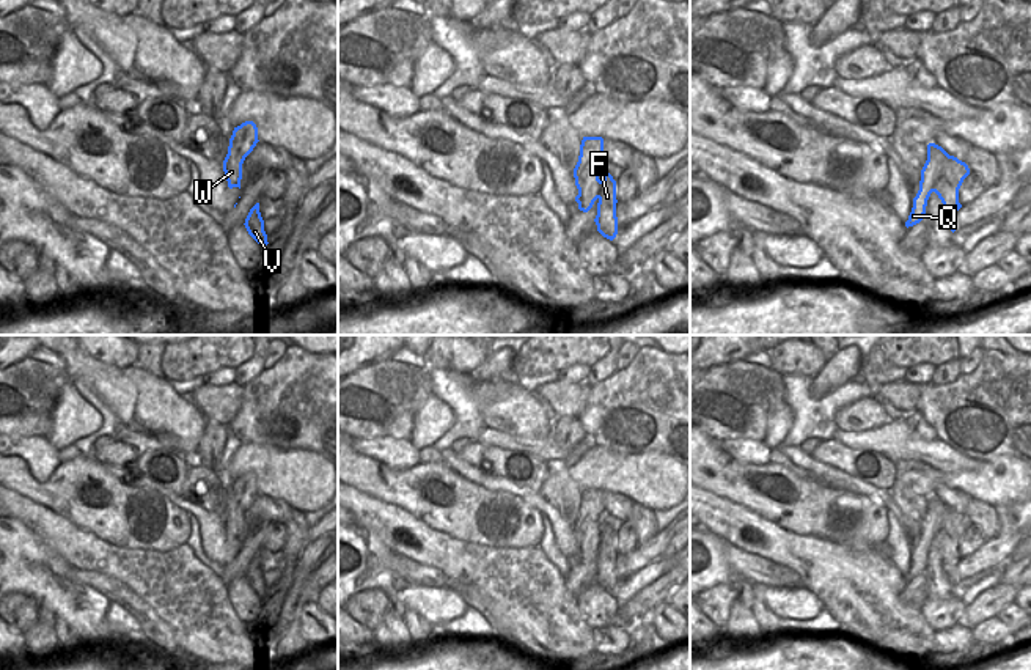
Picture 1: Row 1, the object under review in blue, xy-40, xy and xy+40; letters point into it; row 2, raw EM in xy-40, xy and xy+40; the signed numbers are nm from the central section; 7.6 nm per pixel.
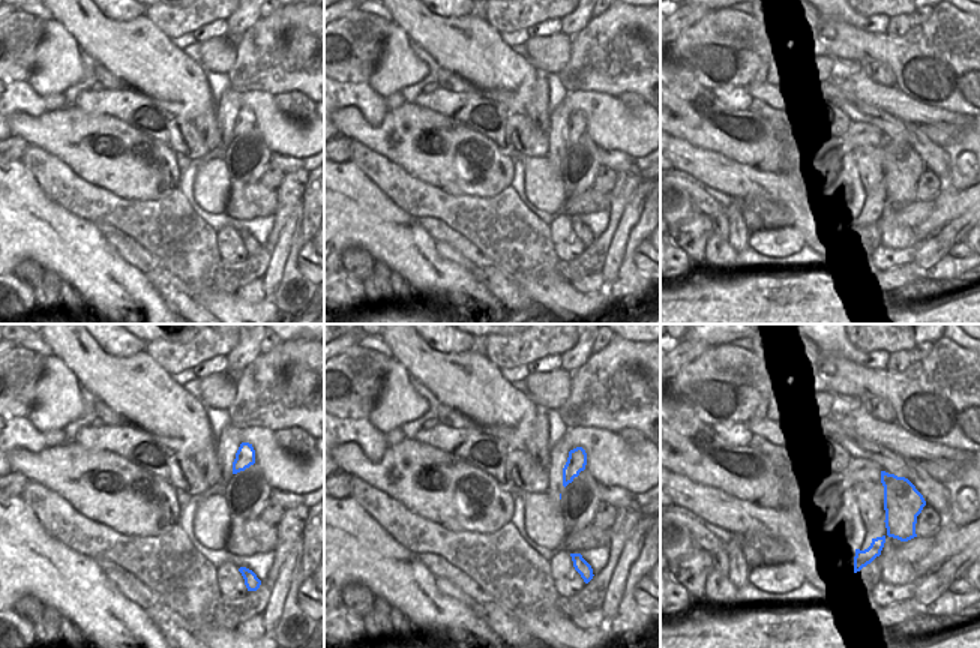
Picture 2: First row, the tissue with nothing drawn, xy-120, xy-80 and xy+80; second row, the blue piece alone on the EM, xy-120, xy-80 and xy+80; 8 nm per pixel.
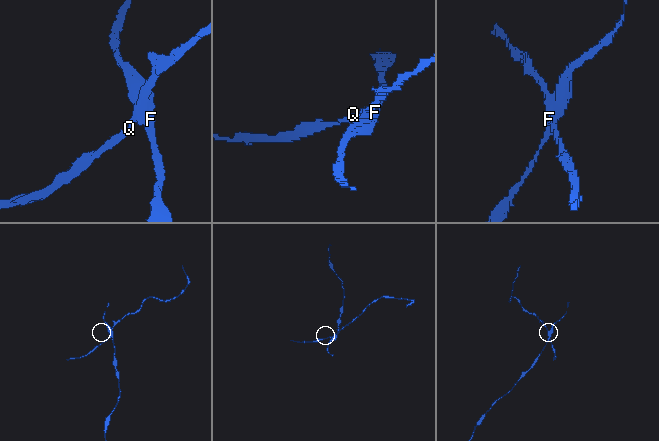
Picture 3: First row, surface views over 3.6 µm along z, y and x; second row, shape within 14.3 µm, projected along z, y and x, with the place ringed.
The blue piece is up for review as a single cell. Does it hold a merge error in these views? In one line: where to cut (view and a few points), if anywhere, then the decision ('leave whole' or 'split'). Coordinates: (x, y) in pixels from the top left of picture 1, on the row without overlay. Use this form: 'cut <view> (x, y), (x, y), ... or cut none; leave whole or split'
cut xy+40 (937, 502), (945, 511), (943, 522), (932, 543); split

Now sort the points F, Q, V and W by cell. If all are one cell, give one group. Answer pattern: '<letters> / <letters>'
F V / Q W

